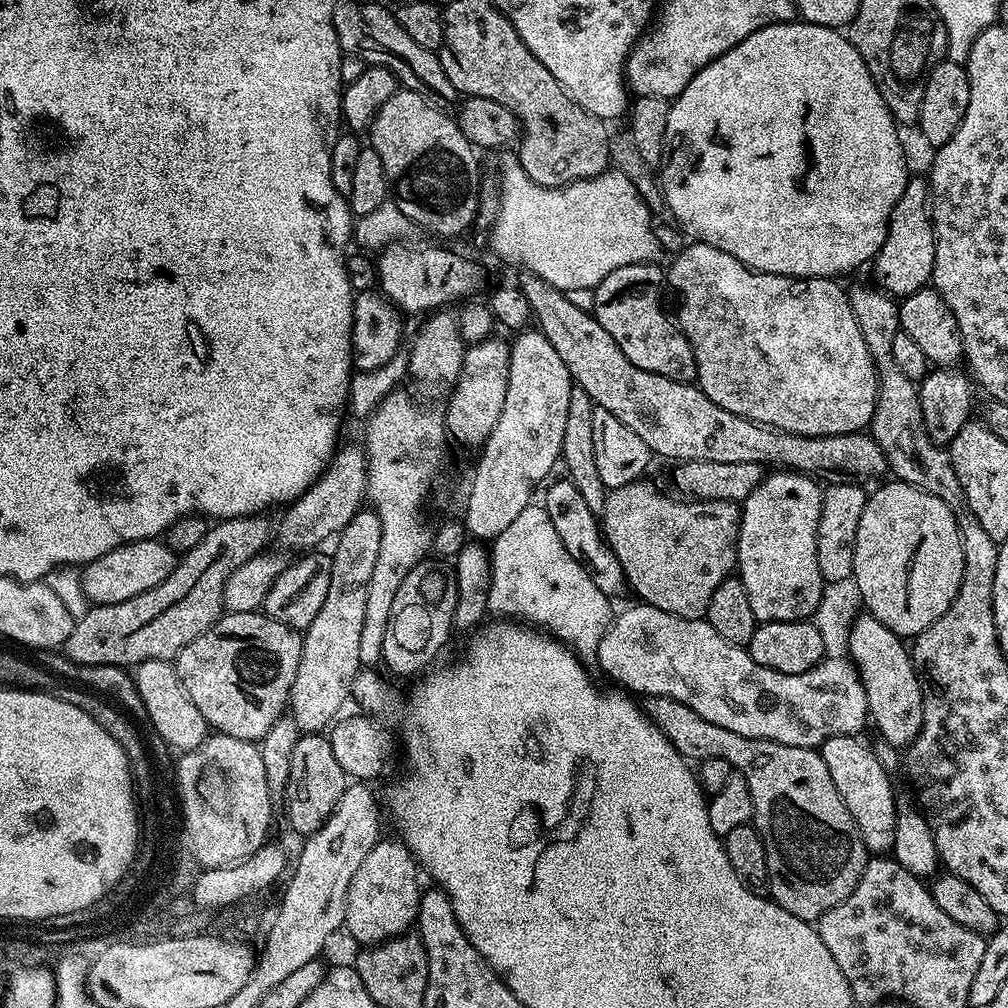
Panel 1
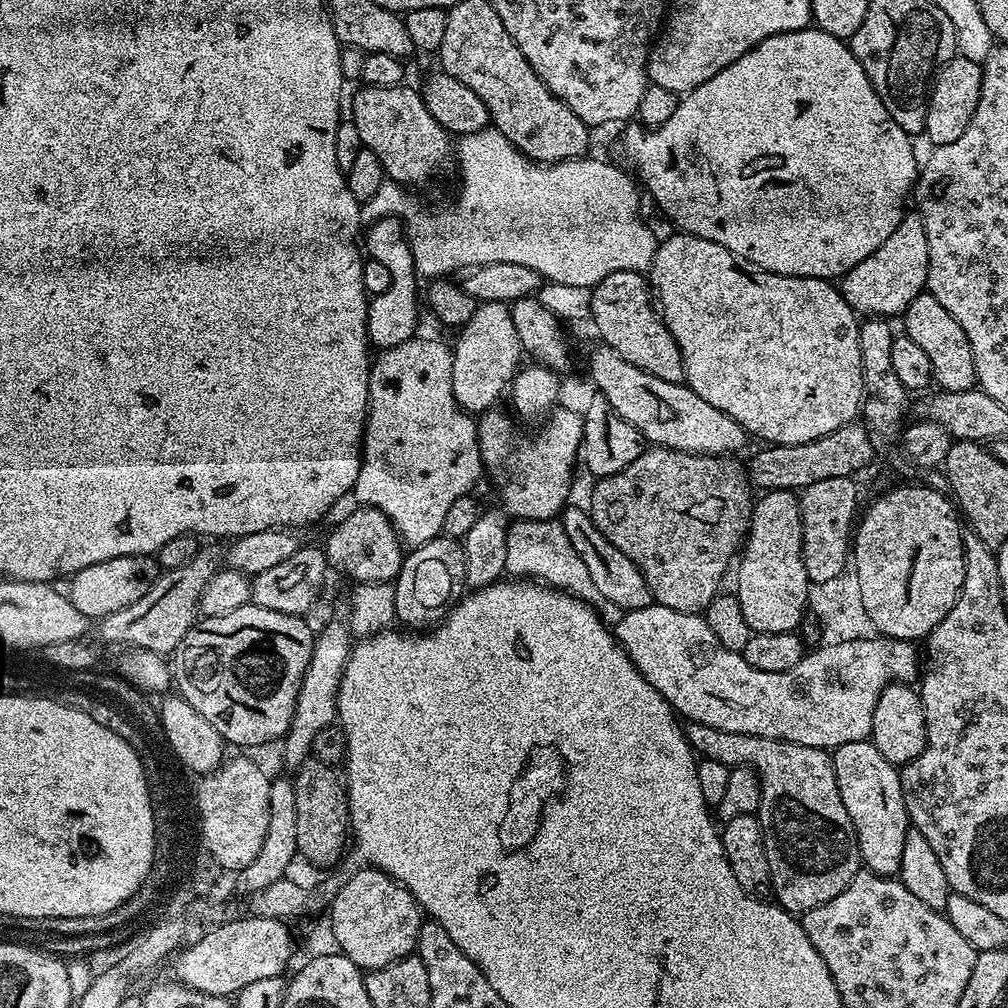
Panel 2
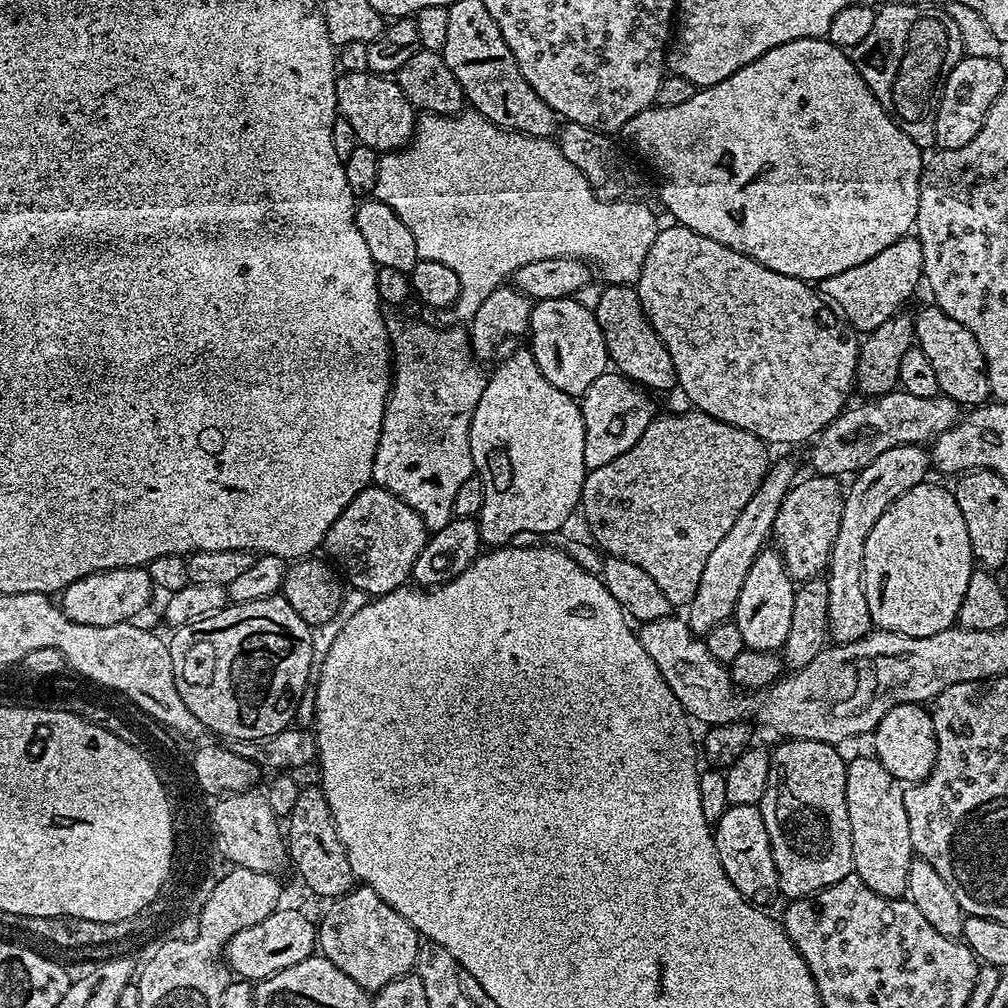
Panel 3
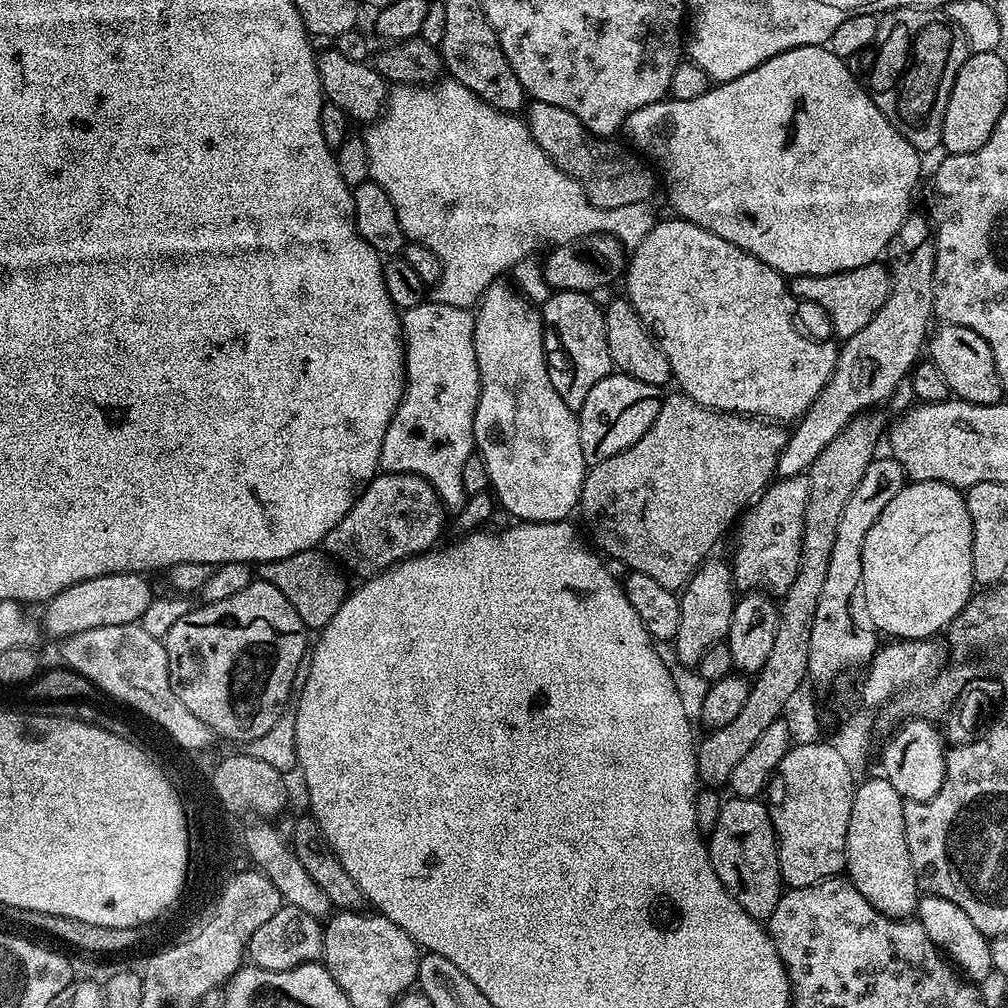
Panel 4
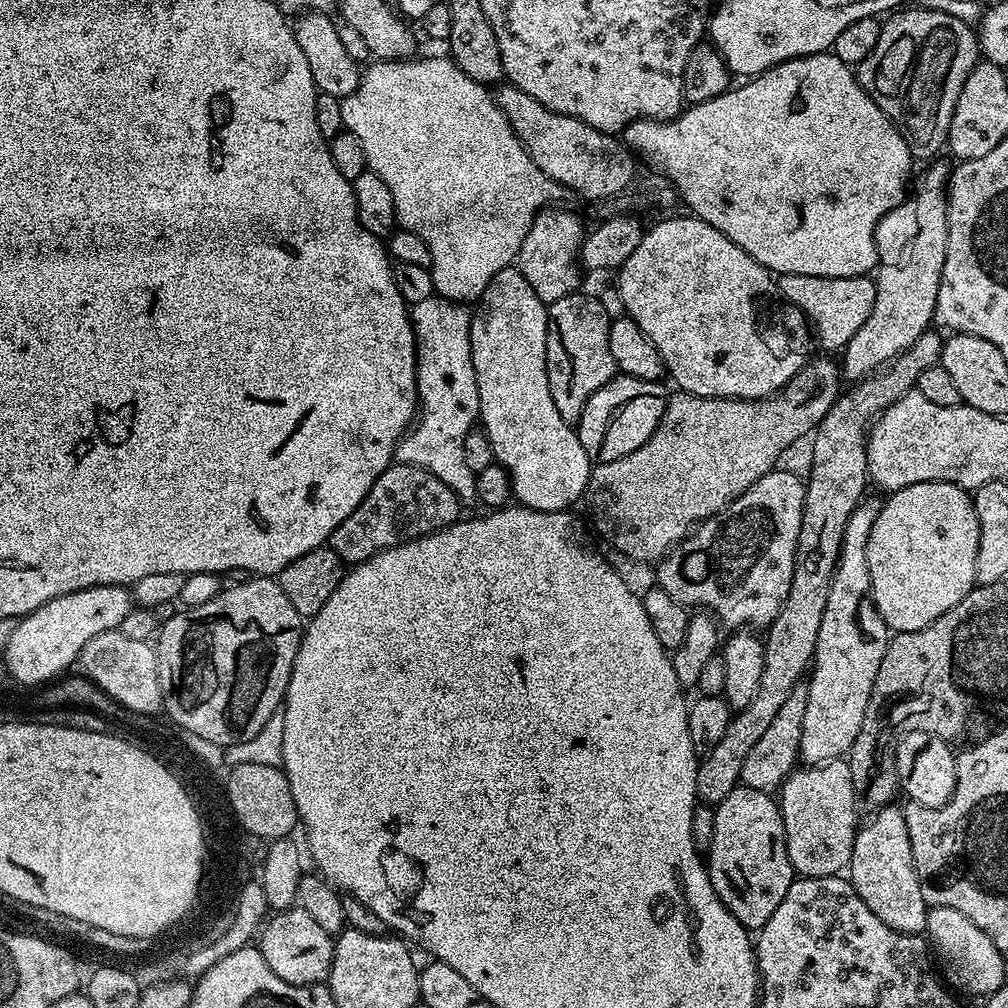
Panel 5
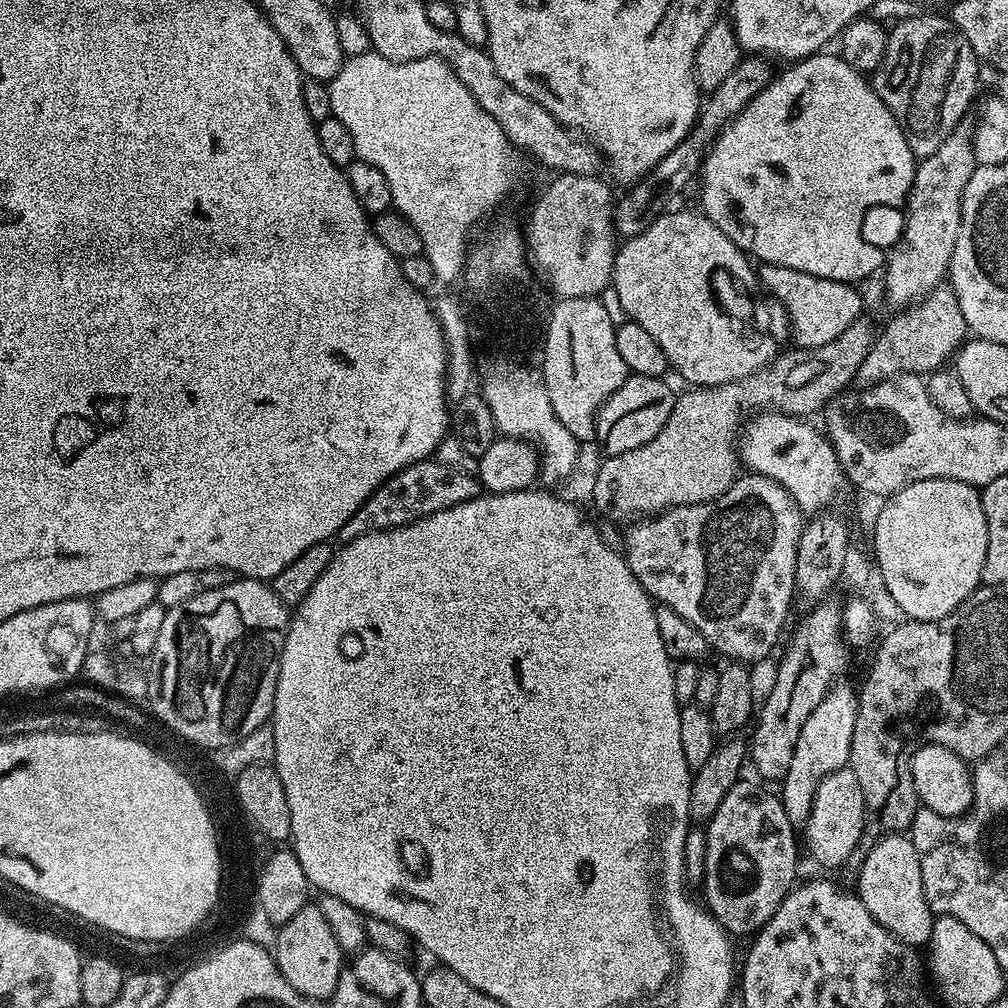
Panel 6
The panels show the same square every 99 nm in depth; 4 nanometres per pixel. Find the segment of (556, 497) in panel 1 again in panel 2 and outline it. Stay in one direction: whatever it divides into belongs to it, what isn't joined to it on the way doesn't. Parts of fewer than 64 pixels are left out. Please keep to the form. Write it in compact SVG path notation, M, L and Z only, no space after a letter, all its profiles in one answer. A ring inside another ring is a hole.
M565 507L558 519L565 528L566 535L570 538L570 543L574 546L576 553L590 570L591 581L594 582L599 593L610 602L614 602L623 613L630 610L642 610L654 603L652 591L646 582L644 572L638 570L638 566L634 562L630 562L630 558L626 558L626 554L622 554L622 550L618 550L618 546L614 546L604 537L602 530L598 530L598 526L592 521L591 511L584 509L583 512L580 508L572 507Z

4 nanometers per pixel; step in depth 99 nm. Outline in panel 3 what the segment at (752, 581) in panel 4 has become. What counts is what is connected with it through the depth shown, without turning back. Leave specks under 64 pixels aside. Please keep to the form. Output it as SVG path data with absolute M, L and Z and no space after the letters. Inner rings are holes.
M808 474L805 480L804 477L797 479L786 498L782 498L782 506L778 506L778 518L774 518L772 536L793 581L815 580L827 569L844 505L845 489L842 484L840 488L840 483L834 476Z

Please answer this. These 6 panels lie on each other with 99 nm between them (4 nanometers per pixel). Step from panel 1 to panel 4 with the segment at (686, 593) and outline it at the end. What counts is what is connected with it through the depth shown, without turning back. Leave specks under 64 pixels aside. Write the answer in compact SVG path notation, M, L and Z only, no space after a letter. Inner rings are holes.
M665 395L661 399L658 418L654 418L650 430L646 430L646 434L642 434L642 438L638 438L638 442L634 442L634 446L614 454L614 458L606 458L606 462L591 465L585 471L578 508L581 513L584 511L584 516L588 519L588 528L592 531L593 538L596 539L595 547L605 557L613 556L614 559L621 560L625 564L625 569L646 574L650 578L654 578L654 582L666 586L666 590L679 593L692 581L692 576L698 571L700 565L713 555L712 547L719 542L720 535L731 526L732 519L736 515L737 519L773 483L778 458L784 452L789 433L783 432L780 429L783 427L779 423L769 422L755 416L742 416L734 412L713 412L711 408L703 408L701 404L694 402L688 396L675 395Z

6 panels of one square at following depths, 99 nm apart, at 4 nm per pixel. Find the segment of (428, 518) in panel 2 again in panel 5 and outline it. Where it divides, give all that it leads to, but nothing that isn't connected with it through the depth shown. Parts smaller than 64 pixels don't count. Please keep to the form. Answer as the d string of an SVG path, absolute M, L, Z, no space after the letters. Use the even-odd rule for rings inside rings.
M433 294L423 302L411 305L412 329L416 335L416 398L418 415L411 428L396 444L395 463L430 470L434 478L442 478L461 502L476 500L476 472L466 466L466 434L480 419L478 382L474 378L474 358L470 354L470 322L472 312L461 301Z

